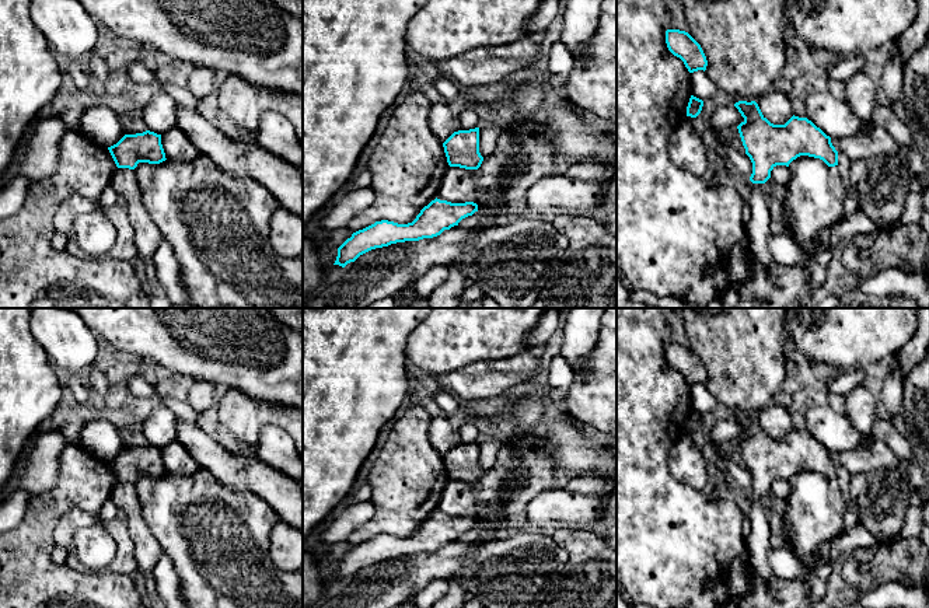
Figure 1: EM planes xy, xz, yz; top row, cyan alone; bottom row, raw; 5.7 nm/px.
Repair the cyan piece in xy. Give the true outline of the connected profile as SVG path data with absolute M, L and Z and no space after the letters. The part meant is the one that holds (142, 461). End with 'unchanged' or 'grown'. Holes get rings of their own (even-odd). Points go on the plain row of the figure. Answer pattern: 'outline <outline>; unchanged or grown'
outline M150 444L125 448L108 464L118 482L135 483L139 476L160 478L167 474L161 458L161 448Z; unchanged

